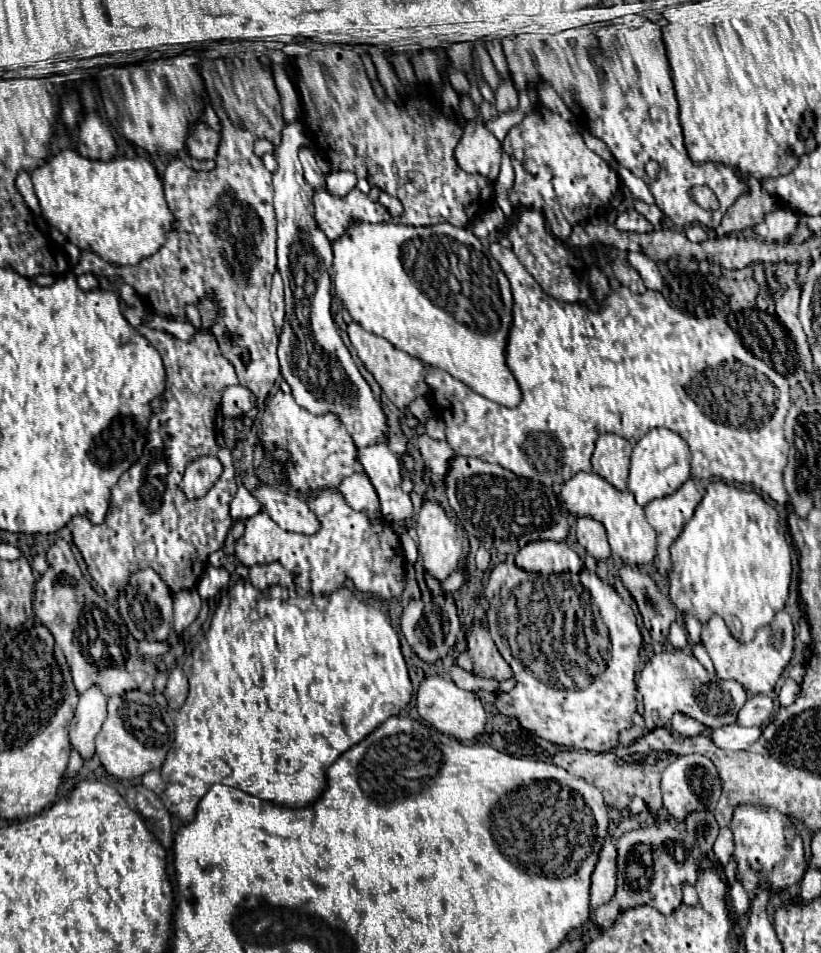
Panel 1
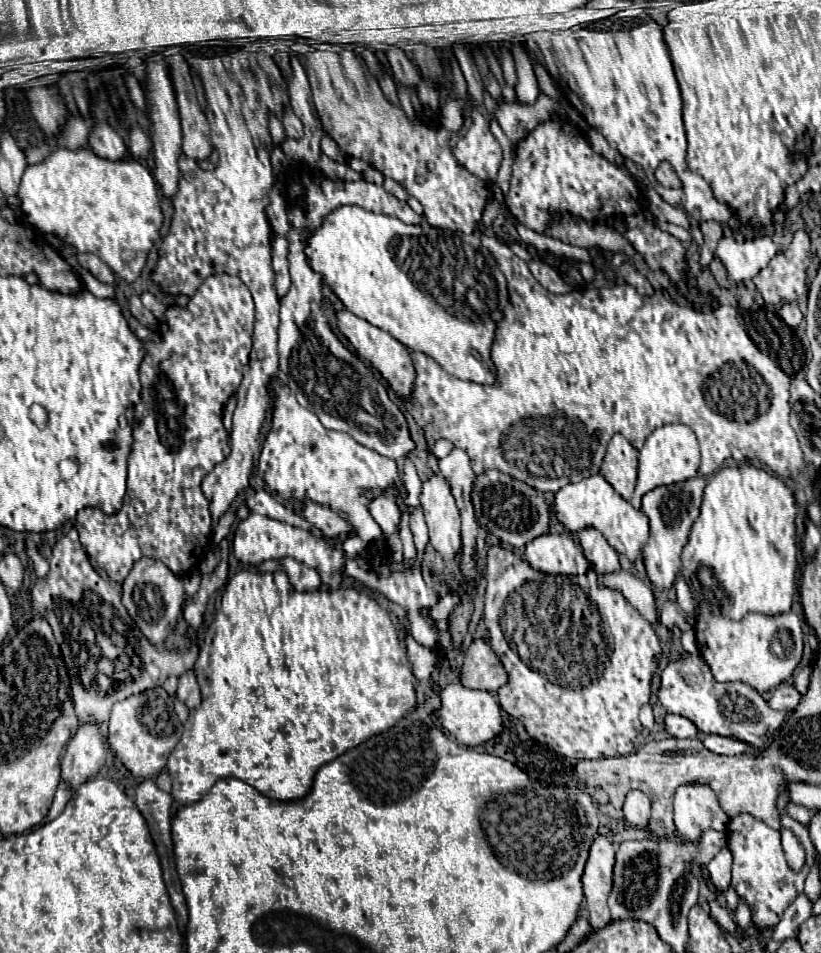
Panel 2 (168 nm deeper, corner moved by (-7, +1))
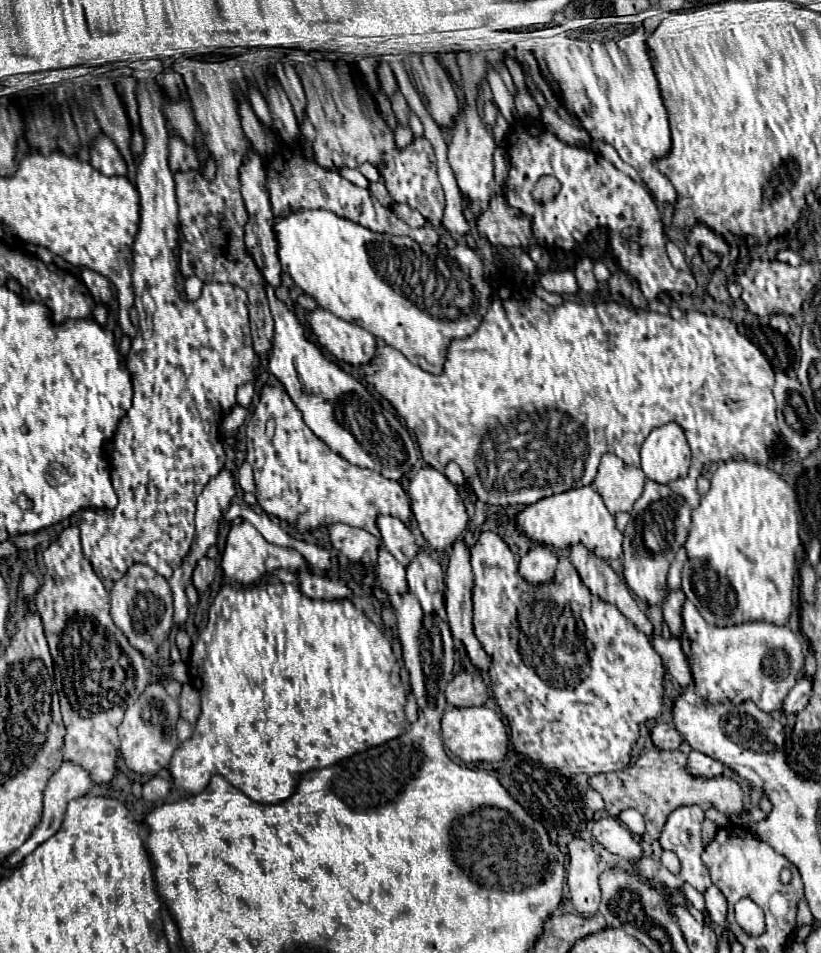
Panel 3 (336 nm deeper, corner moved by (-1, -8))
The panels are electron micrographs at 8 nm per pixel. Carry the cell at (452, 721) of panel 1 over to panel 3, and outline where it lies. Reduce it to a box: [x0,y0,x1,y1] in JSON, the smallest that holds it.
[441,707,507,763]

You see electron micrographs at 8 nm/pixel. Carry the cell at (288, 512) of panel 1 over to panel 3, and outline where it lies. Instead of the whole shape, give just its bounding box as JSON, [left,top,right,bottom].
[329,523,381,565]

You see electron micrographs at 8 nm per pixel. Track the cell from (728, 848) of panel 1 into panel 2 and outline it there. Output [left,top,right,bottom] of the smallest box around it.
[707,846,733,892]

